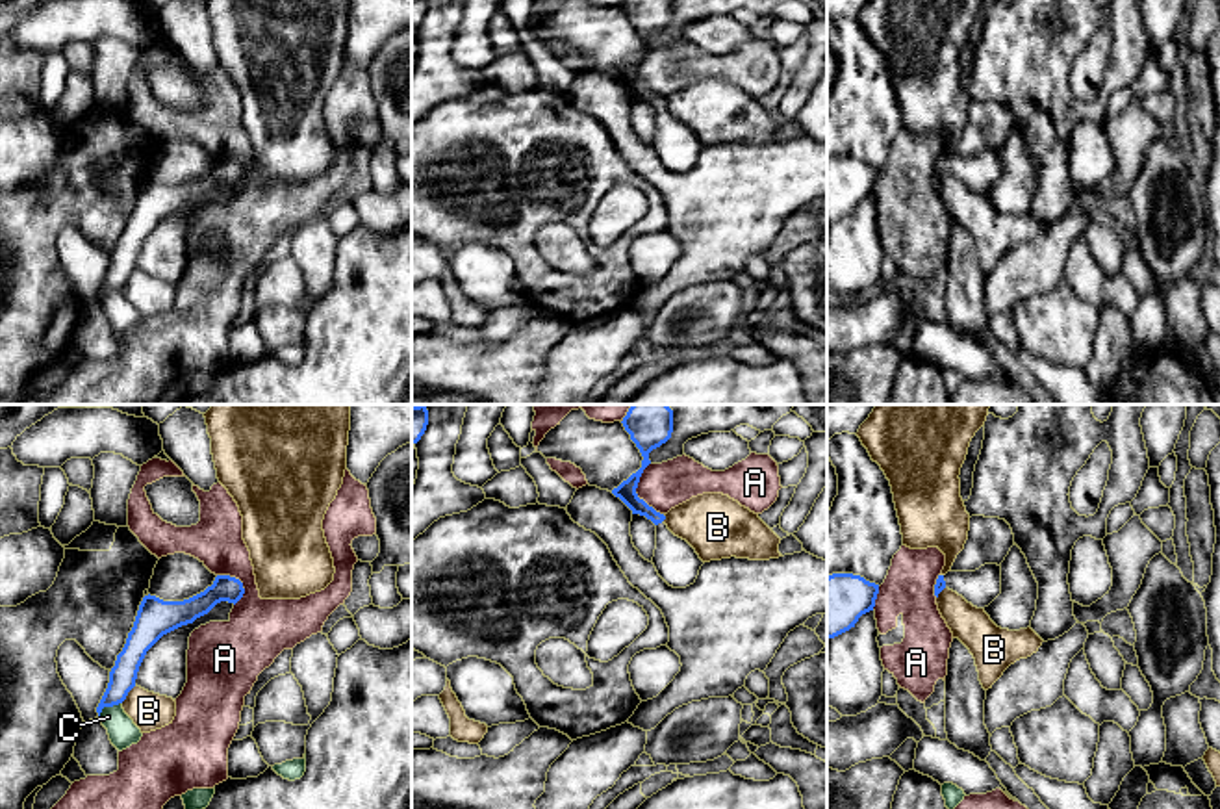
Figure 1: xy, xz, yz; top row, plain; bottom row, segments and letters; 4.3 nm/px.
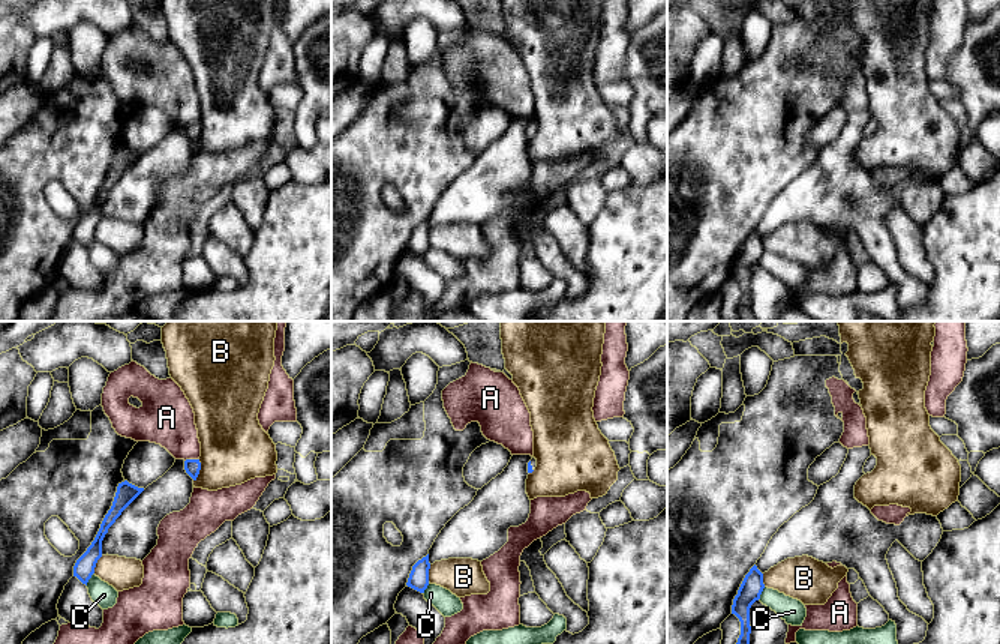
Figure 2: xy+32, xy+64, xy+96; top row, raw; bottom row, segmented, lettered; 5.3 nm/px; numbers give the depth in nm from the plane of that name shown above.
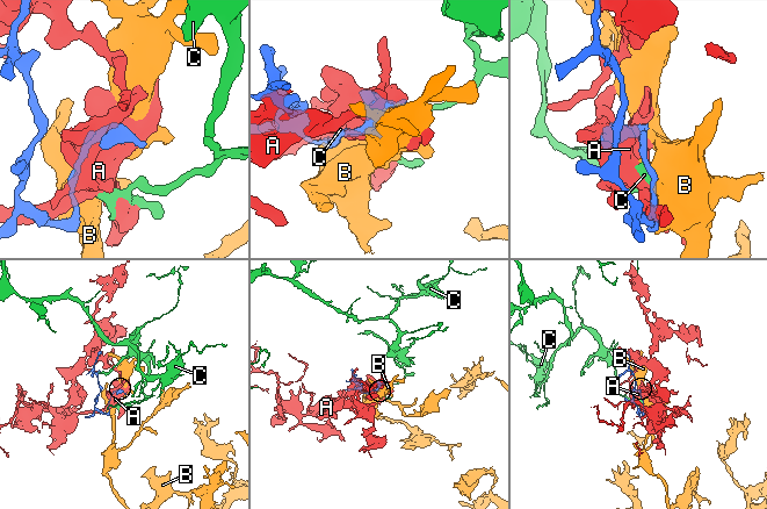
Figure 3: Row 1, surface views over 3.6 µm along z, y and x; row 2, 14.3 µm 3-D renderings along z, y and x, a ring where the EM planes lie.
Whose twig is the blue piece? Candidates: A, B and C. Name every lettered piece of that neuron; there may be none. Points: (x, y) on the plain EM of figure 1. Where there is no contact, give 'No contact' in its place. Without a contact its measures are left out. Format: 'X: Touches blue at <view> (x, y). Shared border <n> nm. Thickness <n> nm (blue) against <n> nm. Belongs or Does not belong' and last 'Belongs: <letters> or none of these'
A: Touches blue at xz (635, 77). Shared border 240 nm. Thickness 120 nm (blue) against 200 nm. Does not belong
B: Touches blue at xy (127, 279). Shared border 100 nm. Thickness 120 nm (blue) against 160 nm. Does not belong
C: Touches blue at xy (108, 290). Shared border 120 nm. Thickness 120 nm (blue) against 120 nm. Does not belong
Belongs: none of these

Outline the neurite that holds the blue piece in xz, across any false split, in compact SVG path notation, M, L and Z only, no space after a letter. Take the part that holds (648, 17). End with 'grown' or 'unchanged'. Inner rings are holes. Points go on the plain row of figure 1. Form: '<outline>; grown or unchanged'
M625 0L623 11L640 33L642 52L612 74L632 98L645 100L656 109L656 134L653 148L658 160L673 173L686 173L695 167L705 148L695 134L682 122L675 121L664 108L666 100L638 82L636 72L643 54L651 48L649 37L671 22L673 0Z; grown

